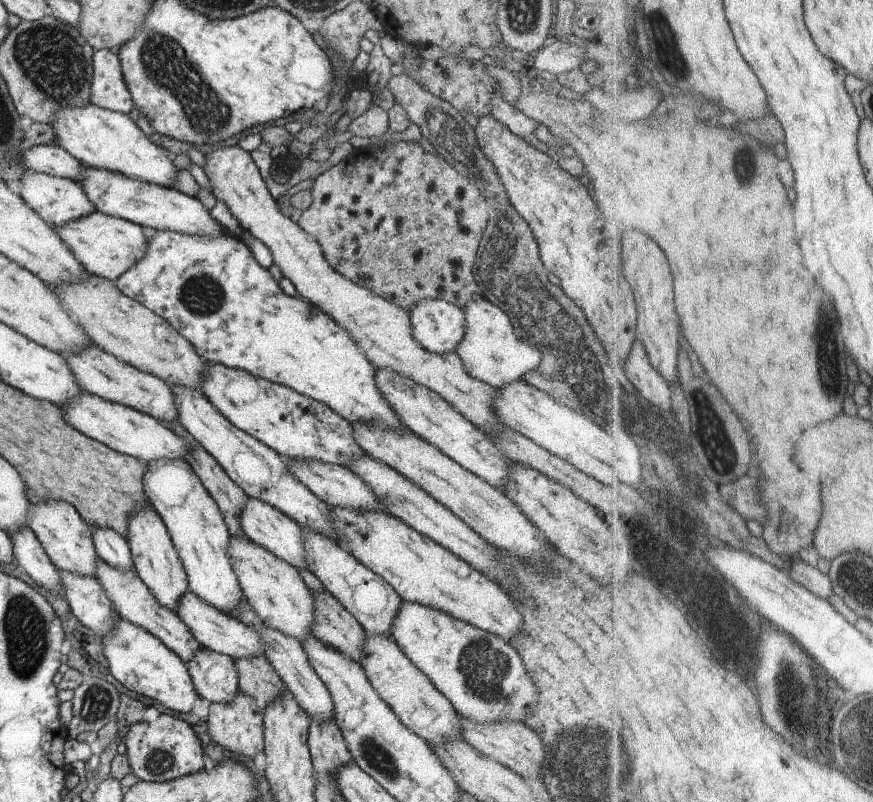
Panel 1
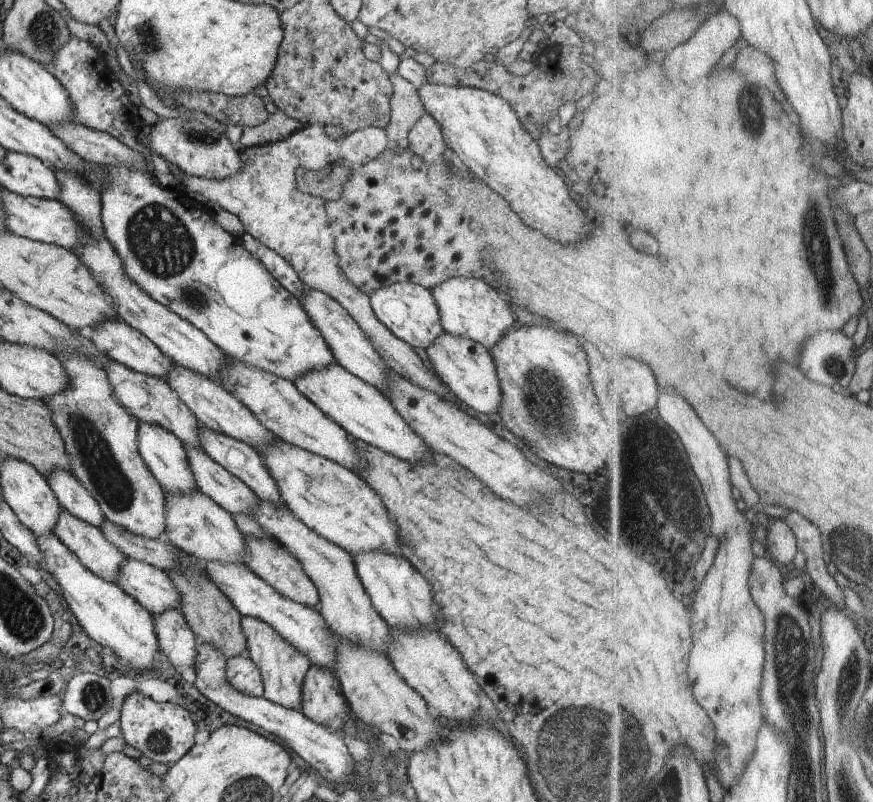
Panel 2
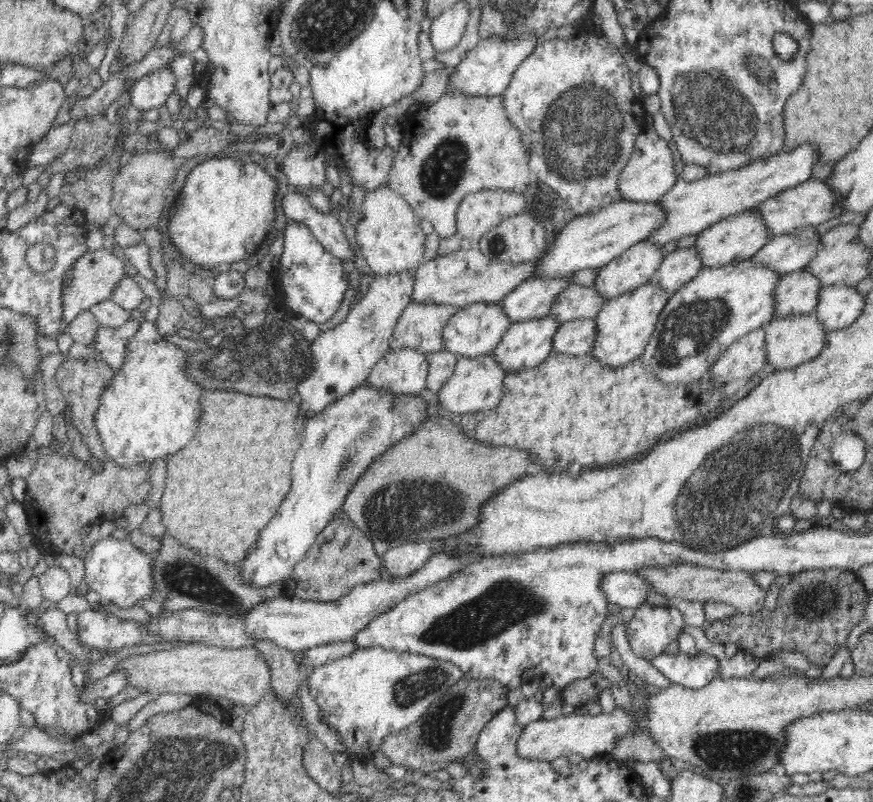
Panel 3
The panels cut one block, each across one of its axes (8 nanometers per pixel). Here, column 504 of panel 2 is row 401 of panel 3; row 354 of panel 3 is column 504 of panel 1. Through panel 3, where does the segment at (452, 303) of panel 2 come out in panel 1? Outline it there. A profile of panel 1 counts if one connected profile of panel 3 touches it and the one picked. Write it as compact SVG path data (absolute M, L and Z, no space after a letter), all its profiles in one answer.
M481 295L468 300L461 308L465 316L465 331L454 351L470 376L498 388L520 380L526 372L538 367L541 352L516 336L510 318L502 309Z

